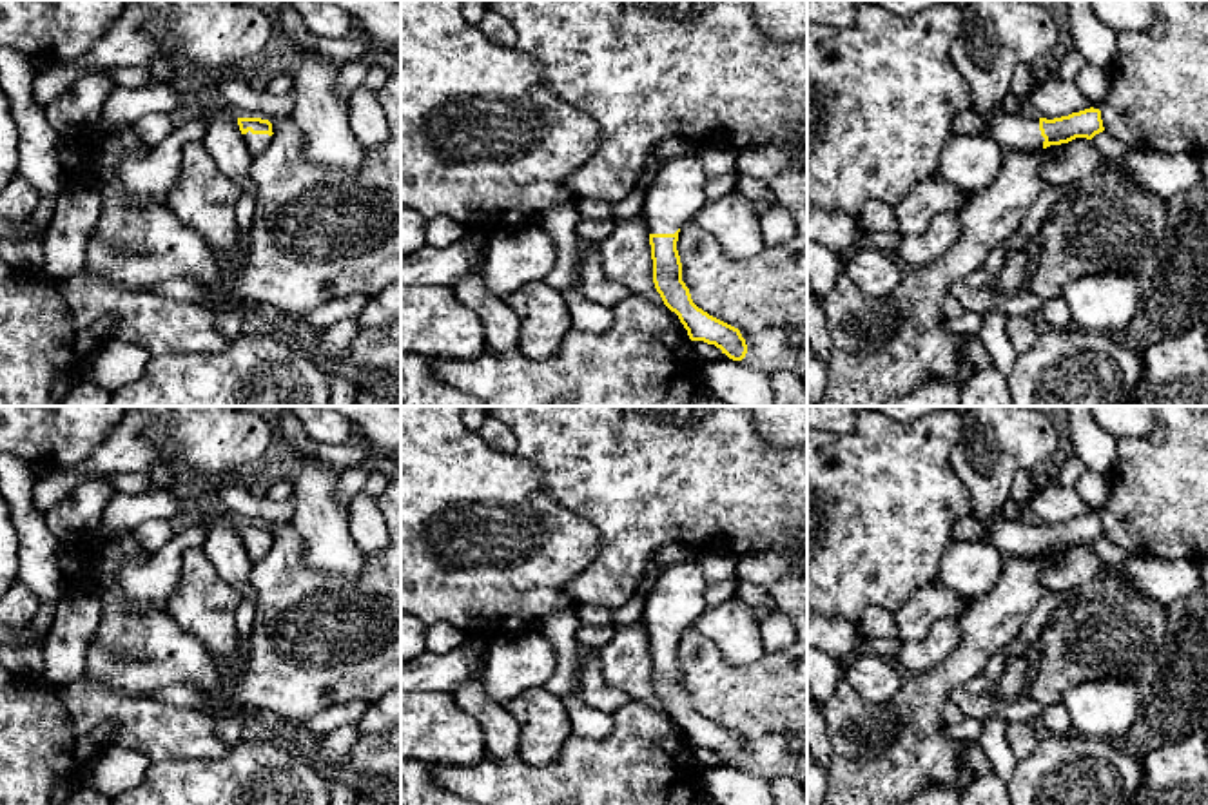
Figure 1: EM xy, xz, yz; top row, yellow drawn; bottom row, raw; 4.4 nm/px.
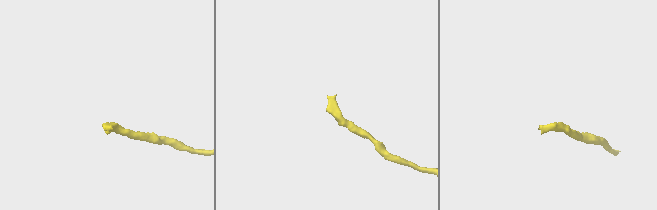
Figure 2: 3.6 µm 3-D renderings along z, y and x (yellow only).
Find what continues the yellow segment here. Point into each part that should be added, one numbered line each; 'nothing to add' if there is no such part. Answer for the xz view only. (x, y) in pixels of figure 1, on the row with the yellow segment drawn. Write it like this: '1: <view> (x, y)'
1: xz (675, 196)

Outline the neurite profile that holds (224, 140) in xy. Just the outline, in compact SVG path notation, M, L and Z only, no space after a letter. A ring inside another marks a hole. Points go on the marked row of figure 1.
M223 107L205 116L203 147L218 169L243 192L256 196L256 183L250 178L252 154L243 140L238 118Z

